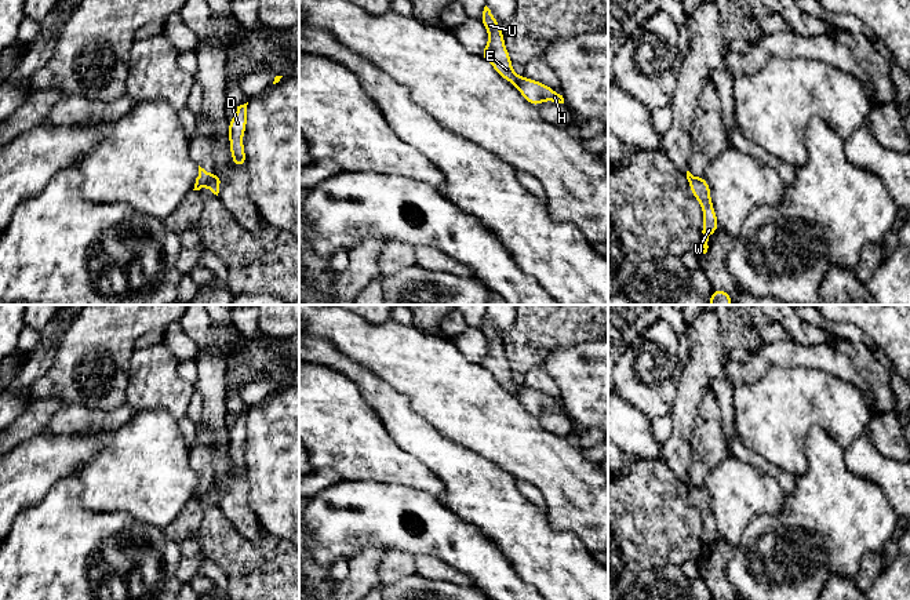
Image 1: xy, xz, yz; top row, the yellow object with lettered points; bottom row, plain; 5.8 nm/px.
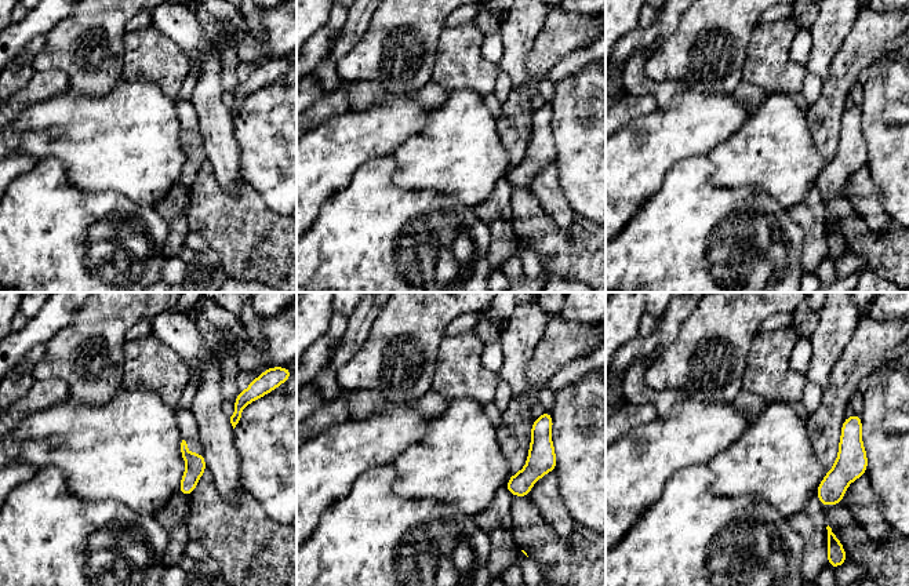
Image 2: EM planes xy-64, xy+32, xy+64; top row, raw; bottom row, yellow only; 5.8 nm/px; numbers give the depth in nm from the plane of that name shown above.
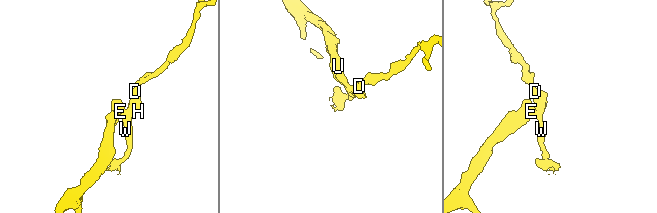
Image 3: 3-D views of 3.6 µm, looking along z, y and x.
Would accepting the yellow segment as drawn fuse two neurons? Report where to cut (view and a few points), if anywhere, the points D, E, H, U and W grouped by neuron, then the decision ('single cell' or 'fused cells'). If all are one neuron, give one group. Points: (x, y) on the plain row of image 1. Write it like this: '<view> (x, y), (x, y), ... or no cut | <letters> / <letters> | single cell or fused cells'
xy (214, 483), (204, 494) | D H W / E U | fused cells

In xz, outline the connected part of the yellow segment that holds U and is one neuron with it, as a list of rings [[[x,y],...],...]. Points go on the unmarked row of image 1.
[[[487,314],[484,316],[480,331],[485,335],[489,343],[489,349],[480,364],[494,375],[500,386],[512,393],[516,393],[520,385],[513,381],[513,374],[505,354],[502,337],[498,334],[495,324]]]

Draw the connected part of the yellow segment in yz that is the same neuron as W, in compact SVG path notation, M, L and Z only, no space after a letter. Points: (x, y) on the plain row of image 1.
M694 486L688 488L689 491L689 498L692 503L696 506L698 512L700 513L703 519L703 554L700 556L702 563L707 561L707 550L709 546L720 538L716 520L711 512L710 506L710 494L705 490L705 487L700 486Z

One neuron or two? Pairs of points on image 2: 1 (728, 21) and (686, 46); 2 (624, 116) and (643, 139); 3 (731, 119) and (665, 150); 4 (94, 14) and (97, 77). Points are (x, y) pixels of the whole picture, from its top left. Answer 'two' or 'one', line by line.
1: one
2: two
3: one
4: one

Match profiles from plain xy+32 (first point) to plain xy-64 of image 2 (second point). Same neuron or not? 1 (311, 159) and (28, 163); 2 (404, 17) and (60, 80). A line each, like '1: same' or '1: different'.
1: same
2: different

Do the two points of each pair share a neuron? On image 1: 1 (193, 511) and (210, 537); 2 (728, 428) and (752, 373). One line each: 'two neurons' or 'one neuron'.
1: two neurons
2: two neurons

